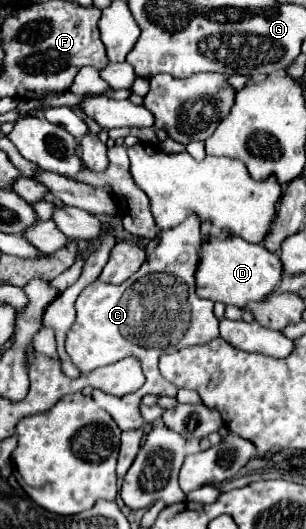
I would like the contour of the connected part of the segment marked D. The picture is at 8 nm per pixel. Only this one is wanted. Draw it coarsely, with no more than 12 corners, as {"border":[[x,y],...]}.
{"border":[[228,230],[202,242],[196,292],[244,308],[268,296],[282,264]]}

